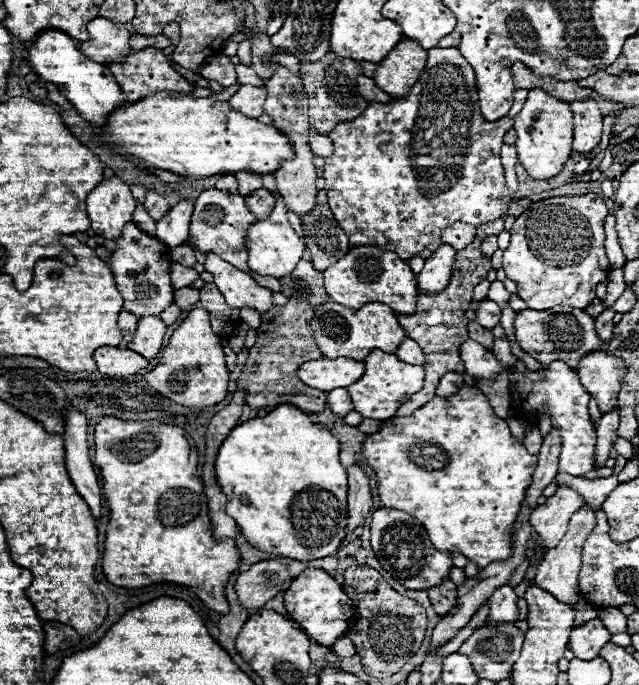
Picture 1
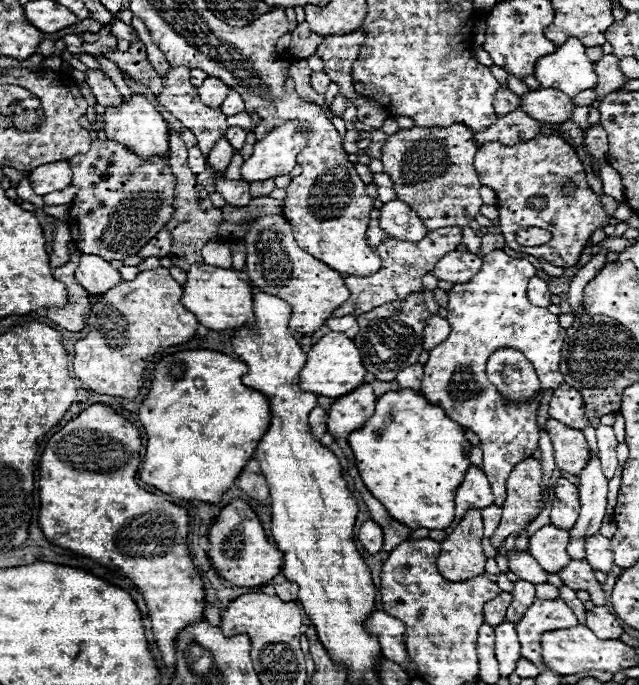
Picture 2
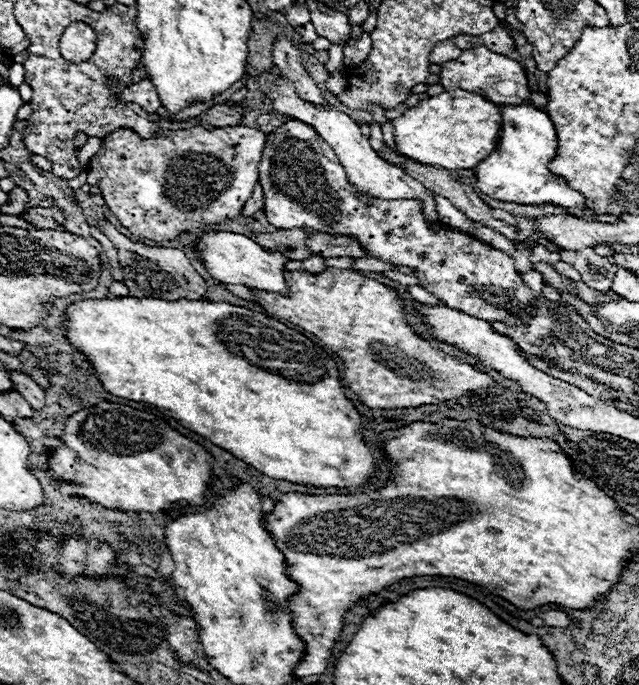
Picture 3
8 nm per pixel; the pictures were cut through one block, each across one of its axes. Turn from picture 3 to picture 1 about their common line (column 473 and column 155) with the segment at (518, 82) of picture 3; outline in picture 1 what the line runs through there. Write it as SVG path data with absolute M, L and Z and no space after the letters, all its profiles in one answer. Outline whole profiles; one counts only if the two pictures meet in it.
M144 48L140 52L132 52L124 58L124 62L108 62L106 64L116 82L120 84L124 96L126 96L126 102L136 102L148 94L154 94L154 92L162 92L162 90L172 90L172 92L182 92L182 94L190 94L192 92L192 84L186 82L172 66L170 62L166 60L164 52L158 50L158 48Z

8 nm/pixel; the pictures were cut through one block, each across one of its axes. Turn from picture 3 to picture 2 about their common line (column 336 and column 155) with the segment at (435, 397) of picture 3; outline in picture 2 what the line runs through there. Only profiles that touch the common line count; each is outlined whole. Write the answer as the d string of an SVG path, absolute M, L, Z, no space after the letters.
M156 268L140 272L136 280L122 282L116 288L108 290L104 296L90 296L92 310L88 316L88 336L78 340L74 354L74 372L76 376L90 386L96 394L136 398L146 384L148 362L168 346L178 346L196 336L198 320L182 304L182 286L170 276L168 268Z

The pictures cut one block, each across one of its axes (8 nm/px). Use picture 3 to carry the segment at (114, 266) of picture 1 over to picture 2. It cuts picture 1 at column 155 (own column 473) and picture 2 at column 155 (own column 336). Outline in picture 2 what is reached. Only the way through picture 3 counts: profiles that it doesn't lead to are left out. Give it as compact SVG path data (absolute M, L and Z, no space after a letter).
M94 140L86 154L74 156L68 162L74 172L72 186L80 188L76 200L72 202L70 216L68 216L72 240L76 248L80 250L80 254L94 254L108 262L126 260L128 256L136 256L172 218L176 178L172 176L164 158L152 158L150 162L144 162L138 156L134 156L134 152L124 148L122 144L116 144L112 140L106 140L106 142Z

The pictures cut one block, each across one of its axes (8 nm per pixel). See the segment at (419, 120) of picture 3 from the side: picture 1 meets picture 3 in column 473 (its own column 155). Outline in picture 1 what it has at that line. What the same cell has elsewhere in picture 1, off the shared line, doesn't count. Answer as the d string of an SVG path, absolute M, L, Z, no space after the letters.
M156 92L138 102L114 110L104 128L92 134L100 148L108 148L122 158L142 162L150 168L168 170L190 178L214 174L274 172L282 160L292 160L294 150L288 138L274 126L260 124L230 108L228 102L194 98L178 92Z

